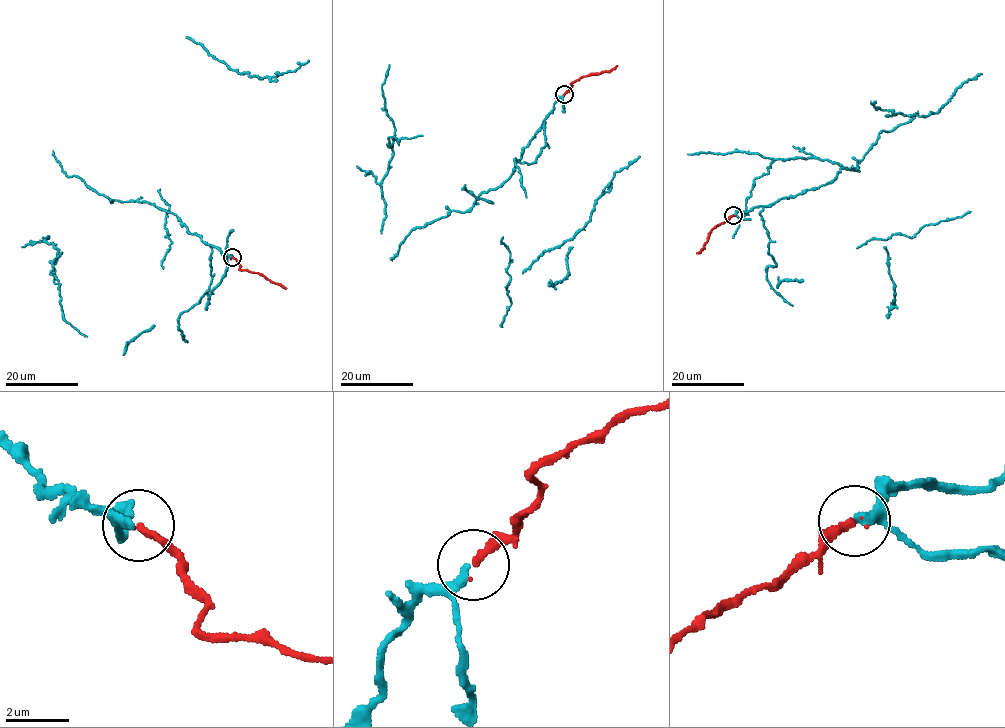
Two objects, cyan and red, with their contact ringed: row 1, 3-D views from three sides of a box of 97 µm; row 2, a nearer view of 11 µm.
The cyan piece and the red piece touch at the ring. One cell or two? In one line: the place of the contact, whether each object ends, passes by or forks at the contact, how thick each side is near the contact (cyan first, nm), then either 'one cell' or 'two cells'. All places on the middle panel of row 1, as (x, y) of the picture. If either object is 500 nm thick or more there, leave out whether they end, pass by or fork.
at (564, 94); cyan passes by; red ends there; 200 nm thick on the cyan side, 220 nm on the other; one cell

